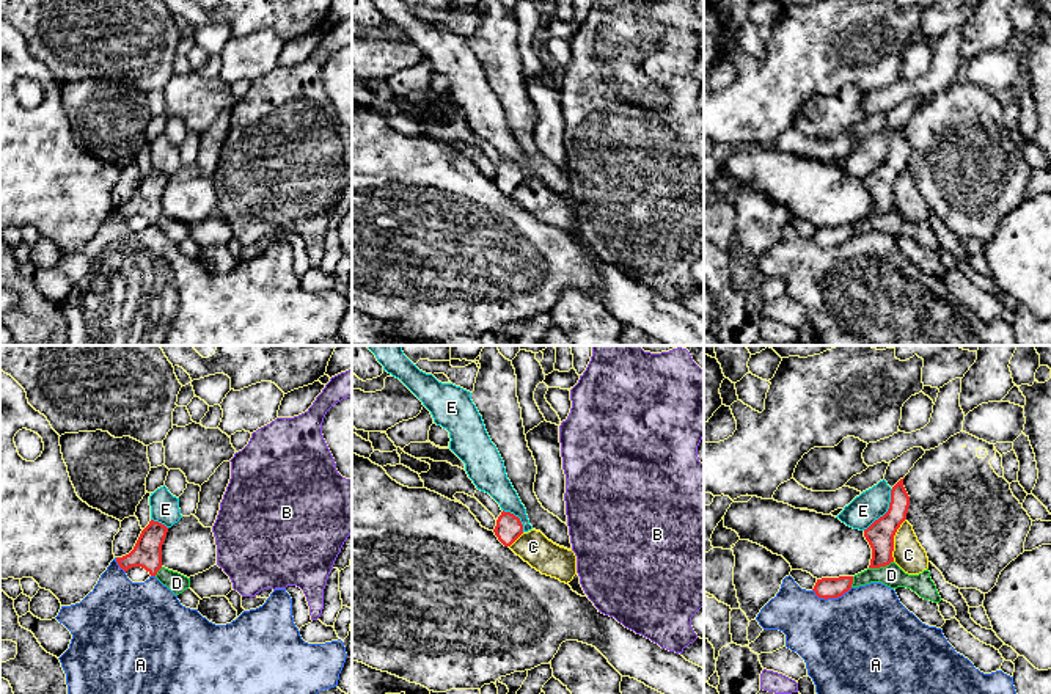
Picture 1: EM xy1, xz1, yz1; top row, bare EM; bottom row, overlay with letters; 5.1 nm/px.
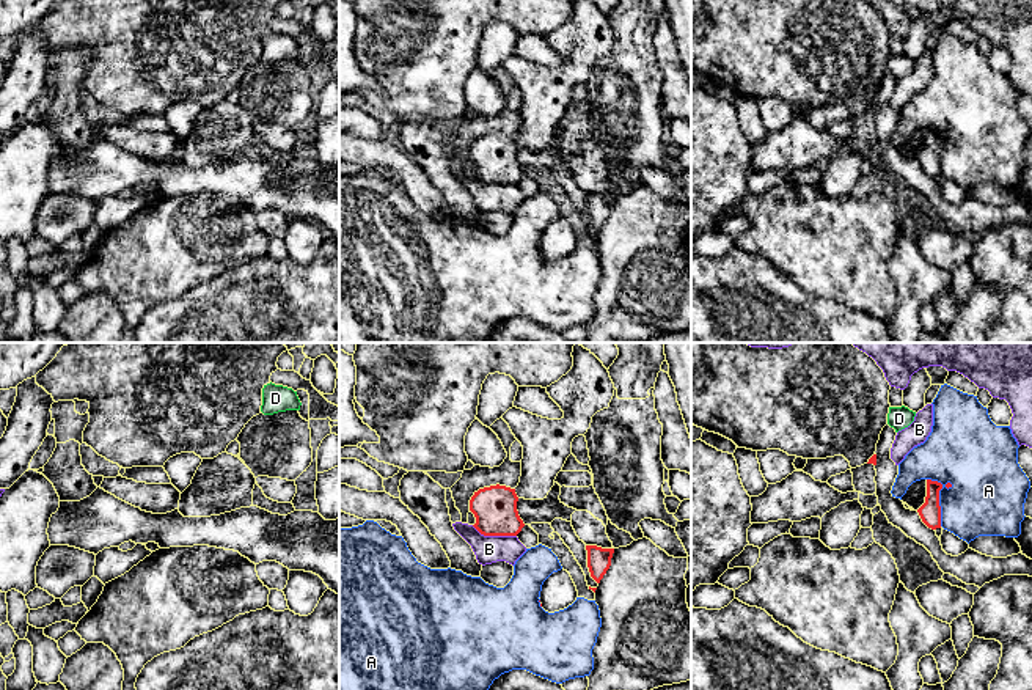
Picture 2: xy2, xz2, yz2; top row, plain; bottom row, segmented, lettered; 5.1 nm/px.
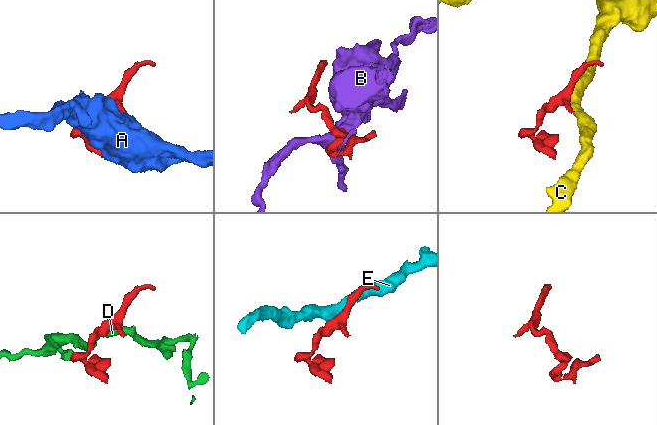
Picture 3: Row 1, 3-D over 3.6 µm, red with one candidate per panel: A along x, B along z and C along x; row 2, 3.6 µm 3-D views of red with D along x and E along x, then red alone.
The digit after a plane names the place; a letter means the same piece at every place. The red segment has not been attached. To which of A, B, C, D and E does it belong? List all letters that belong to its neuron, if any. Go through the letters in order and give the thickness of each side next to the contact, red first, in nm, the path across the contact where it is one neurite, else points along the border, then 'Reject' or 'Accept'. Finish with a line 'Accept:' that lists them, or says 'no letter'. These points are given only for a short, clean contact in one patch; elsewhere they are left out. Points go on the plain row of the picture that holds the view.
A: Thickness 110 nm (red) against 380 nm. Reject
B: Thickness 220 nm (red) against 140 nm. Boundary: xz2 (472, 173), (484, 183), (516, 184). Reject
C: Thickness 140 nm (red) against 160 nm. Reject
D: Thickness 140 nm (red) against 120 nm. Reject
E: Thickness 140 nm (red) against 160 nm. Reject
Accept: no letter

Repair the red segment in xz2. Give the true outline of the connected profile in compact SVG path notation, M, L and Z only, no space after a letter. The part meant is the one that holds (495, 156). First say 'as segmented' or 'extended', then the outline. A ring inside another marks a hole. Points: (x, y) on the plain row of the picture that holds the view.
extended; M572 0L573 14L558 30L547 35L561 55L561 68L548 68L512 55L503 68L523 94L521 124L515 137L490 134L470 148L476 165L473 173L484 184L517 184L525 174L517 149L543 148L572 102L572 90L584 83L592 64L609 55L614 31L603 11L591 0Z

